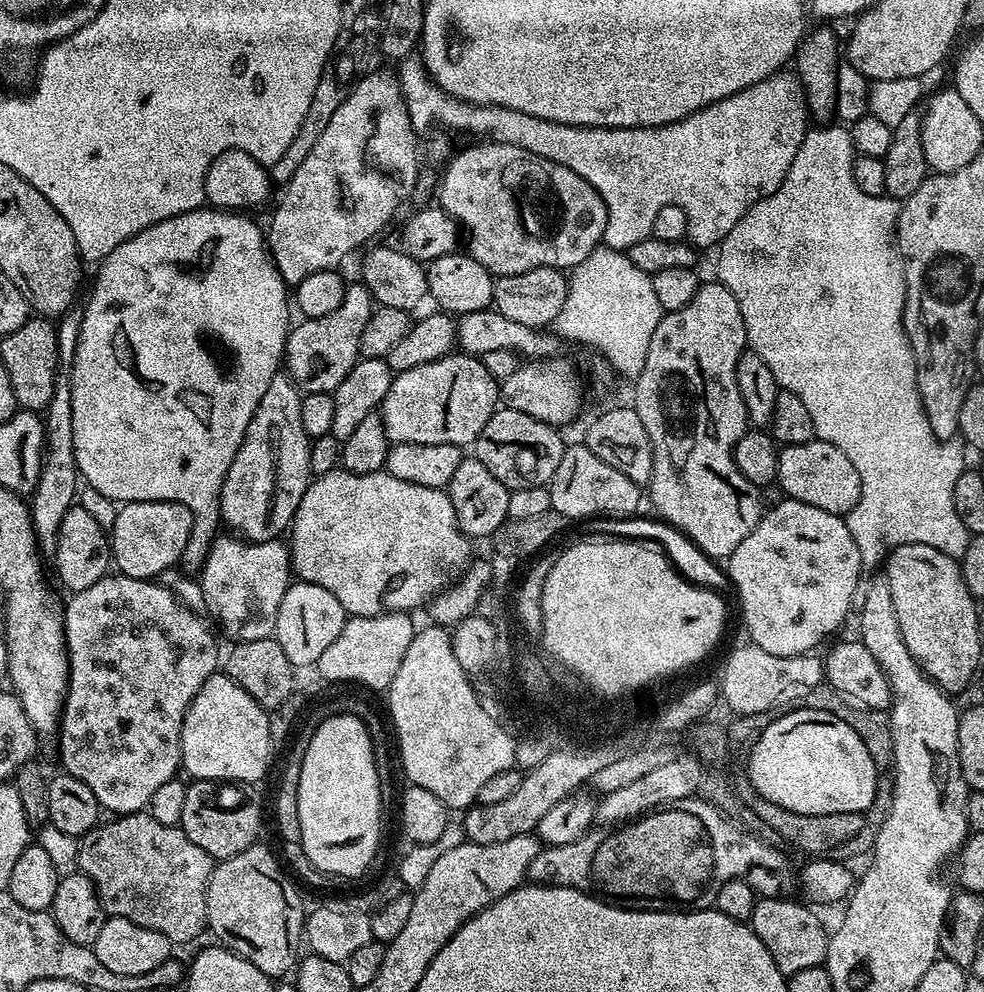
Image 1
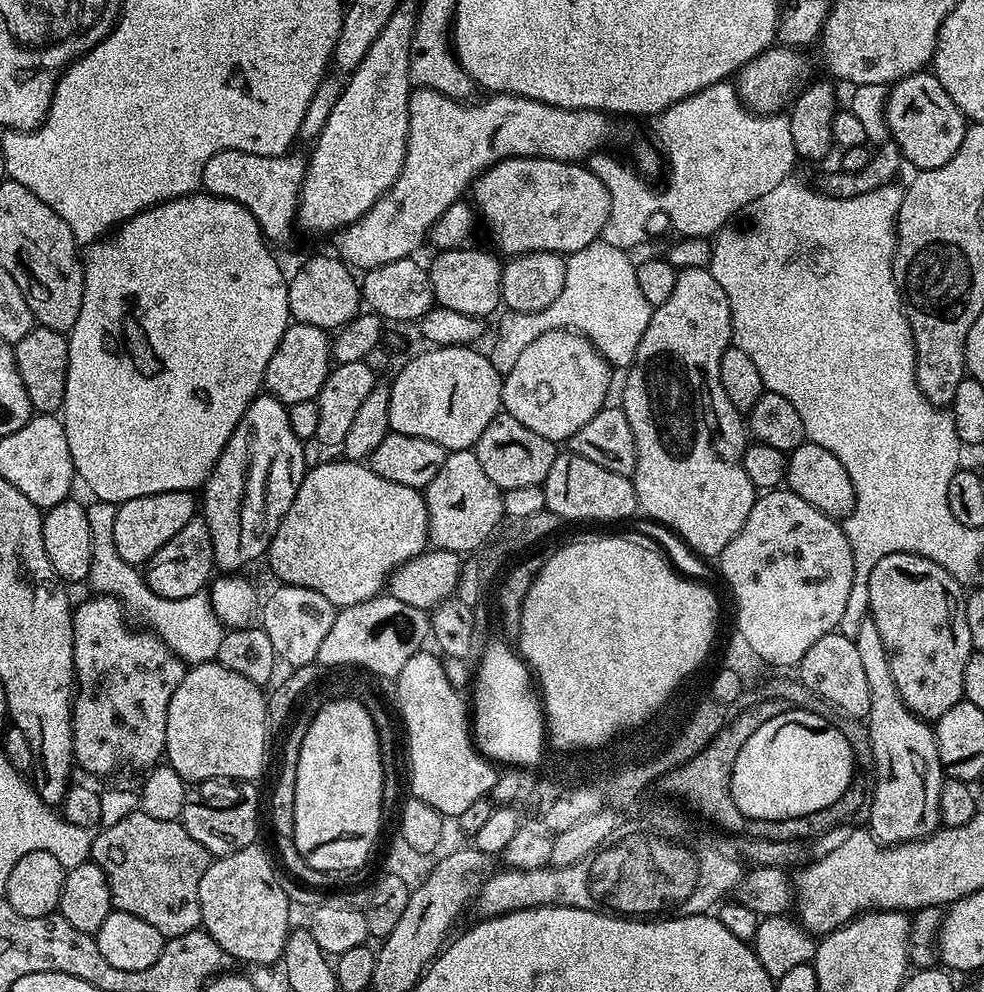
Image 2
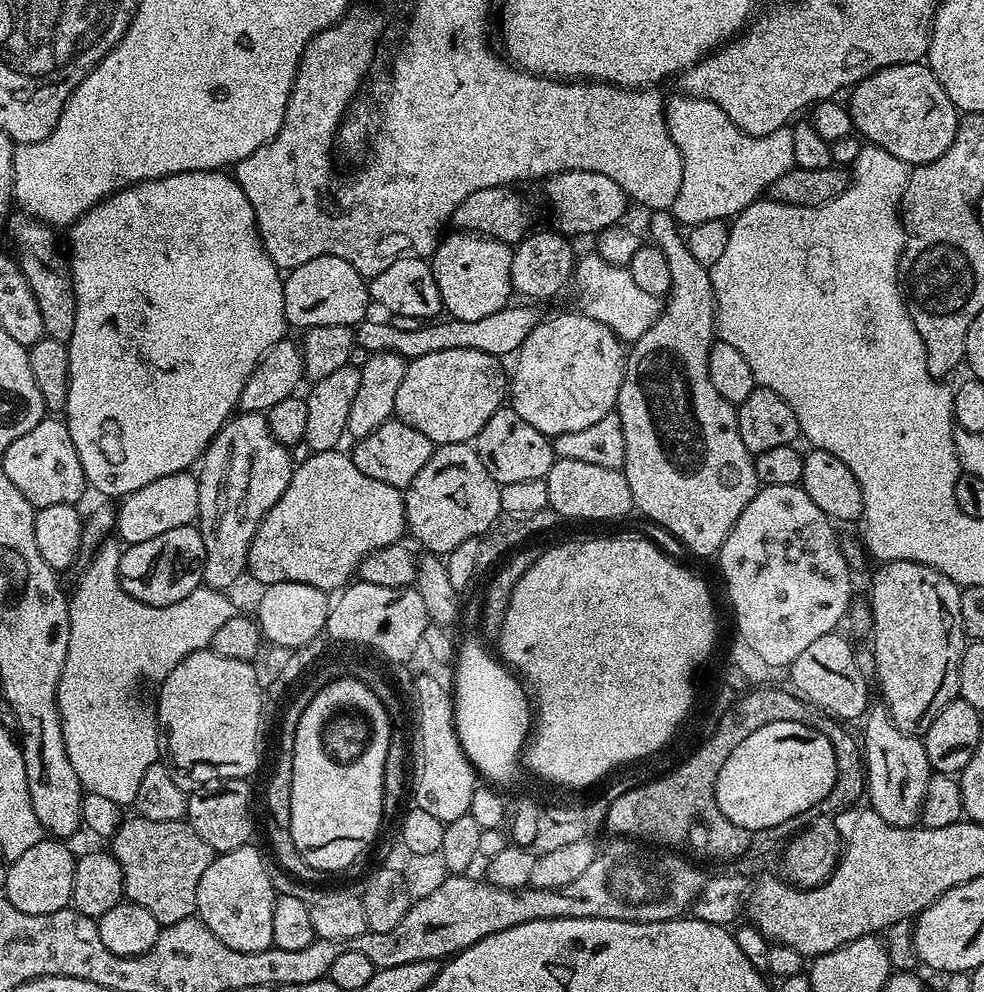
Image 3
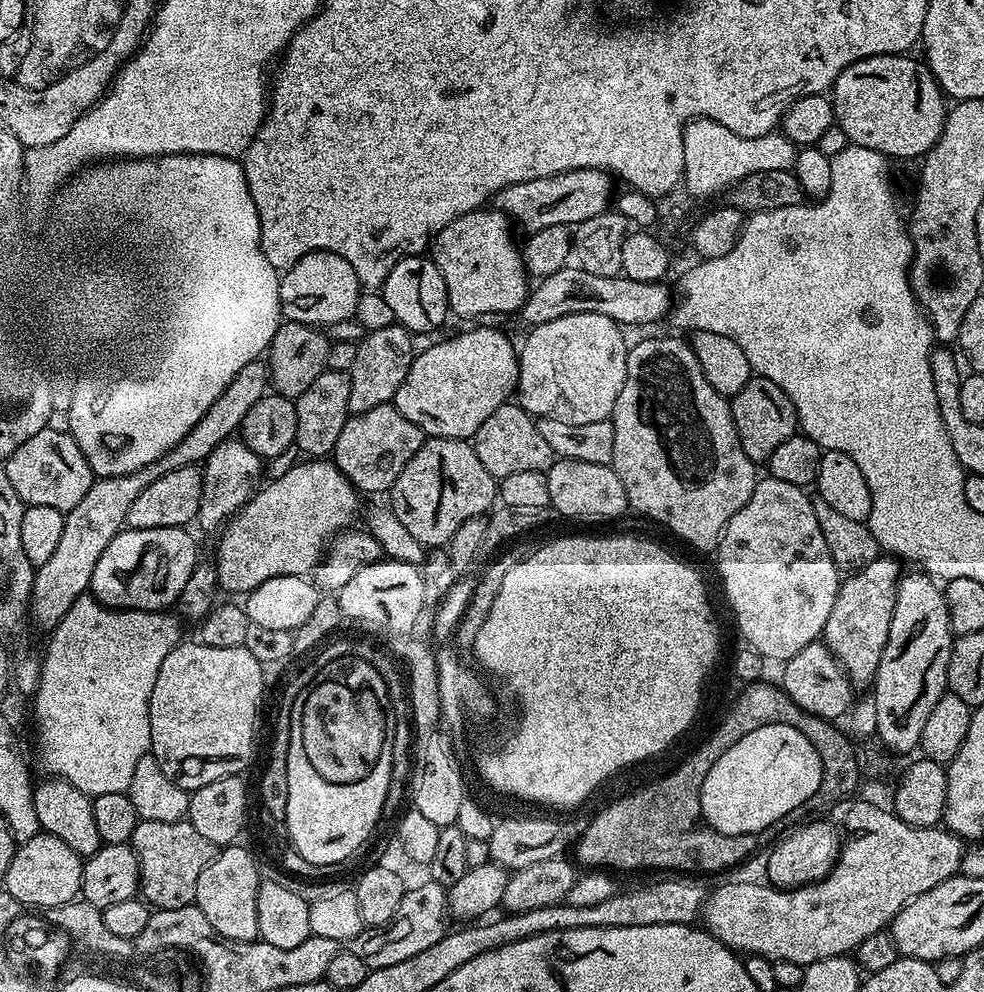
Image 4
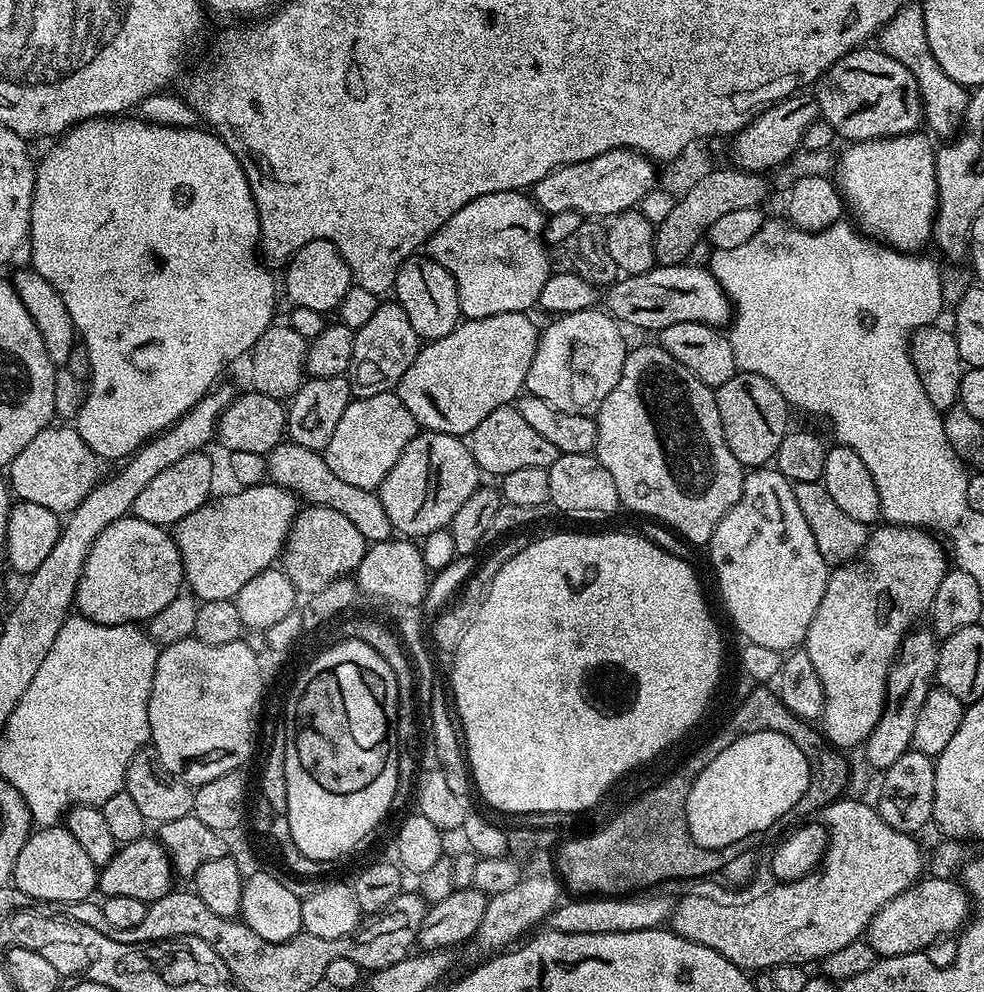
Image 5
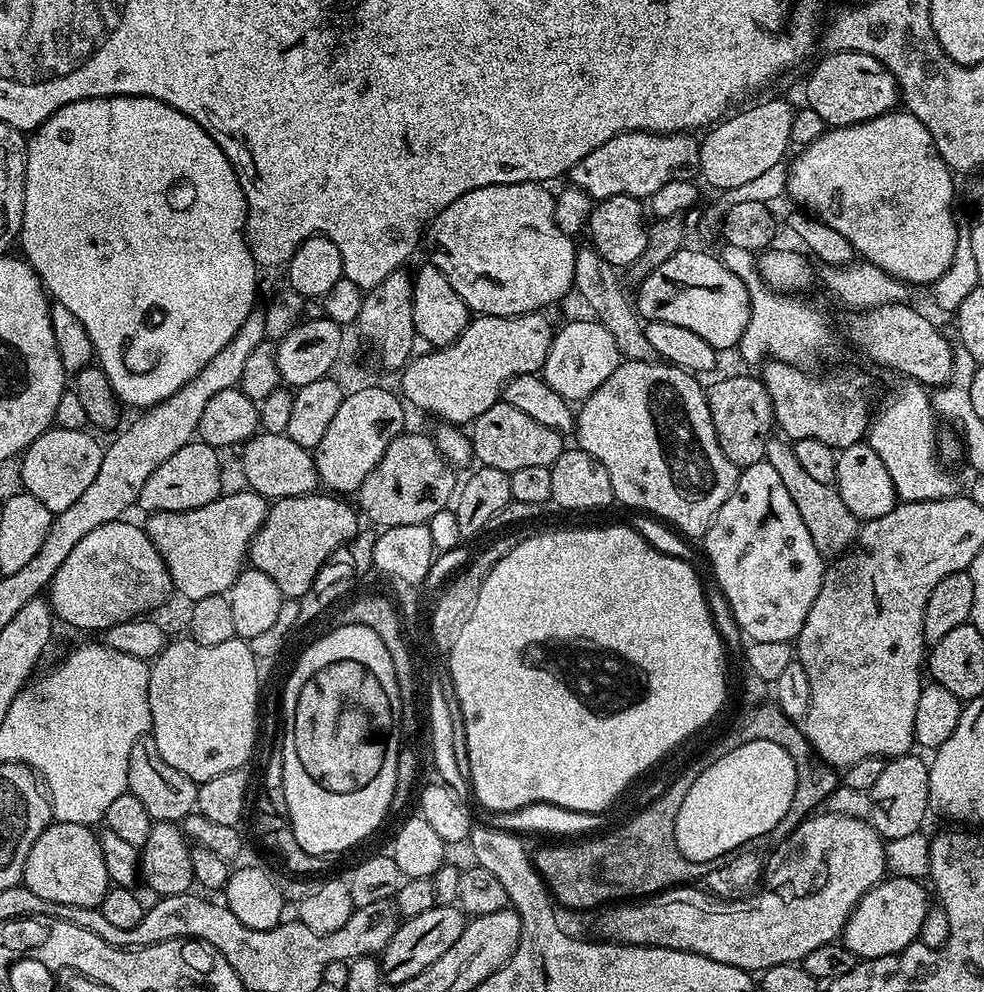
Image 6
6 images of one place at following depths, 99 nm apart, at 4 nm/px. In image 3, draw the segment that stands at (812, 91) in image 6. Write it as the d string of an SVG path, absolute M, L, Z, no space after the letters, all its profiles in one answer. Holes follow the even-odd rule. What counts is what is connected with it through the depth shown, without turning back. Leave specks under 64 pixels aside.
M924 62L886 66L859 80L851 89L850 95L852 97L846 100L846 107L852 116L853 129L867 143L877 144L882 150L890 150L894 158L902 158L902 162L910 166L929 164L934 162L934 158L942 158L942 154L950 150L950 142L954 142L962 119L954 102L950 102L950 94L942 90L938 78Z

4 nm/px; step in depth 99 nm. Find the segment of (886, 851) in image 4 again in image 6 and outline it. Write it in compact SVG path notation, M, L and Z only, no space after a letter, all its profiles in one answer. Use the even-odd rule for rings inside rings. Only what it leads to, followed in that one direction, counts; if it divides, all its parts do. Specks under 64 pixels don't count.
M824 810L813 814L797 828L791 829L790 835L800 847L800 853L796 856L800 864L790 865L784 876L780 872L773 874L773 882L780 884L773 892L761 891L749 899L716 906L720 908L703 908L692 900L670 896L674 894L657 894L643 902L624 902L604 910L609 912L599 913L600 932L604 935L601 937L613 944L658 946L702 954L714 962L726 962L726 966L740 968L749 974L759 974L770 966L803 962L810 950L818 950L818 946L826 946L841 939L846 922L856 909L856 903L885 879L888 862L885 841L871 823L867 819L848 817L846 813Z

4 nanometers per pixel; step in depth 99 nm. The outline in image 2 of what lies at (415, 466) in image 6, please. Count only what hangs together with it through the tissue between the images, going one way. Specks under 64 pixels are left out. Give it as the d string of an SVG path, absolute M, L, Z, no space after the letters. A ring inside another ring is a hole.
M472 450L449 451L442 470L434 474L434 482L423 489L422 495L428 507L429 541L447 552L472 554L482 549L490 532L505 517L502 490L490 482L486 470L482 470L482 462L478 462Z

